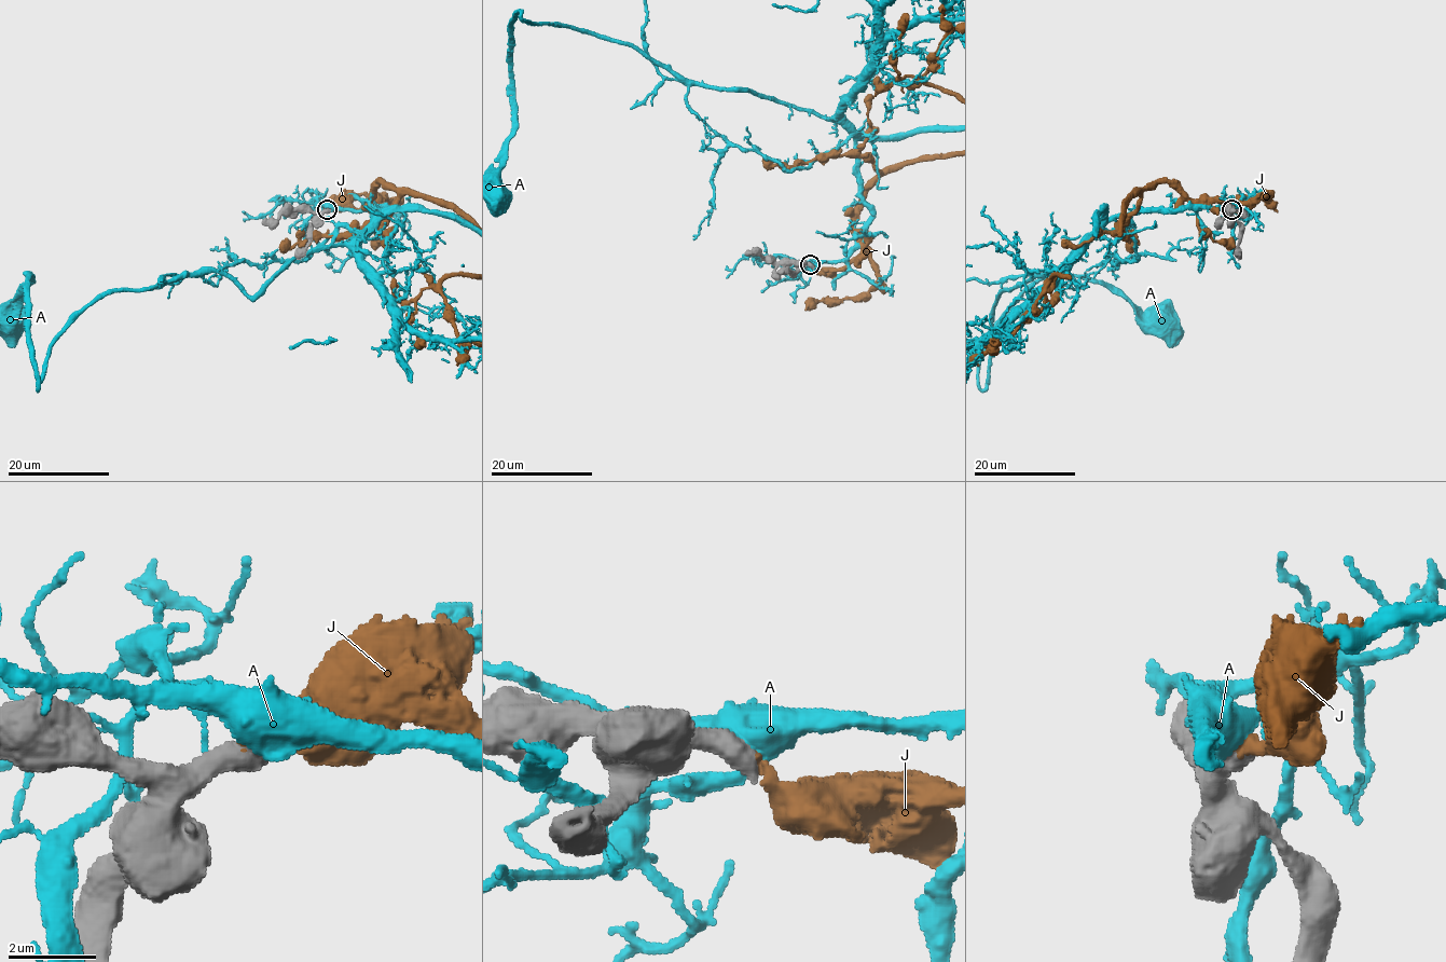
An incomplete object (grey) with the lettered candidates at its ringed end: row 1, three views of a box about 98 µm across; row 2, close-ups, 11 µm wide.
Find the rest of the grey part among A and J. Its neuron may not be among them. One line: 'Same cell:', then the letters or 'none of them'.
Same cell: J

